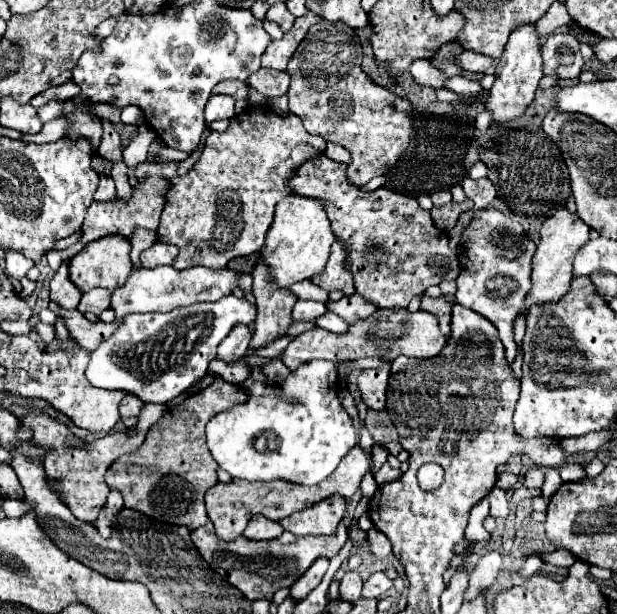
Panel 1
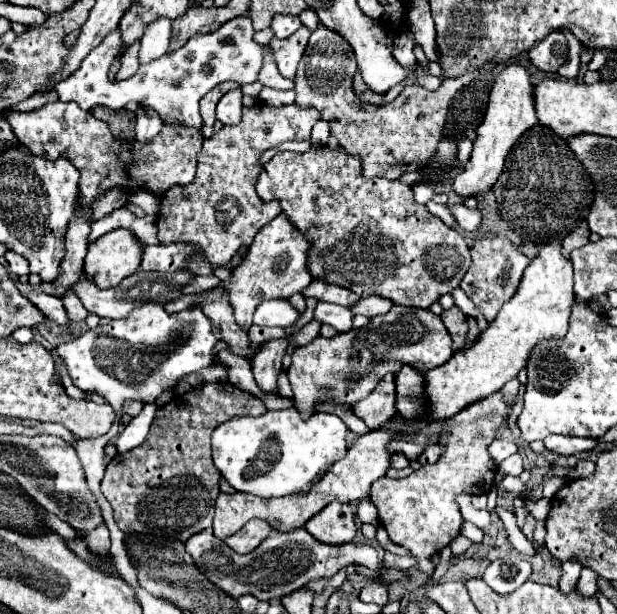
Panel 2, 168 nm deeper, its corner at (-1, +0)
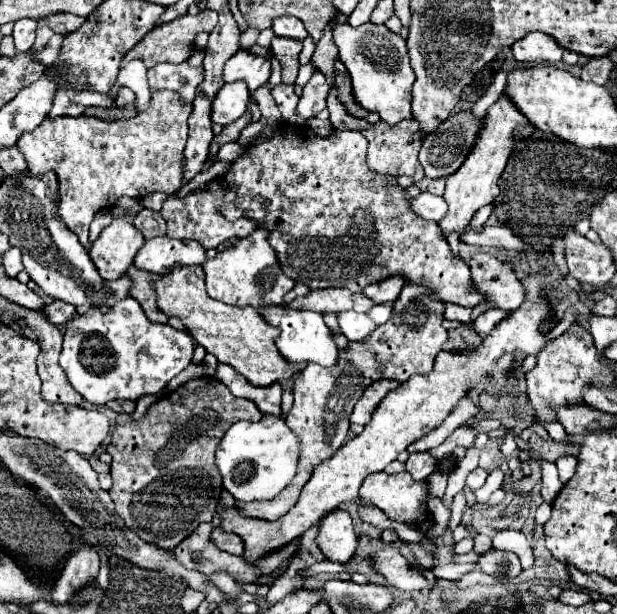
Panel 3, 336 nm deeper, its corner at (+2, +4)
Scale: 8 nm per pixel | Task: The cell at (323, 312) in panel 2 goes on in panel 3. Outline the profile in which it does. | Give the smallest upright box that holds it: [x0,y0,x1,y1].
[338,311,376,343]

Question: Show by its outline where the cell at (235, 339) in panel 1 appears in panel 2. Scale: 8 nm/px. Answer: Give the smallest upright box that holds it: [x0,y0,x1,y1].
[221,213,313,329]

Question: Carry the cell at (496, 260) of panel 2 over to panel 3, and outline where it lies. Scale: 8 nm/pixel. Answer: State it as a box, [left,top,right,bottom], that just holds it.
[470,253,524,311]

